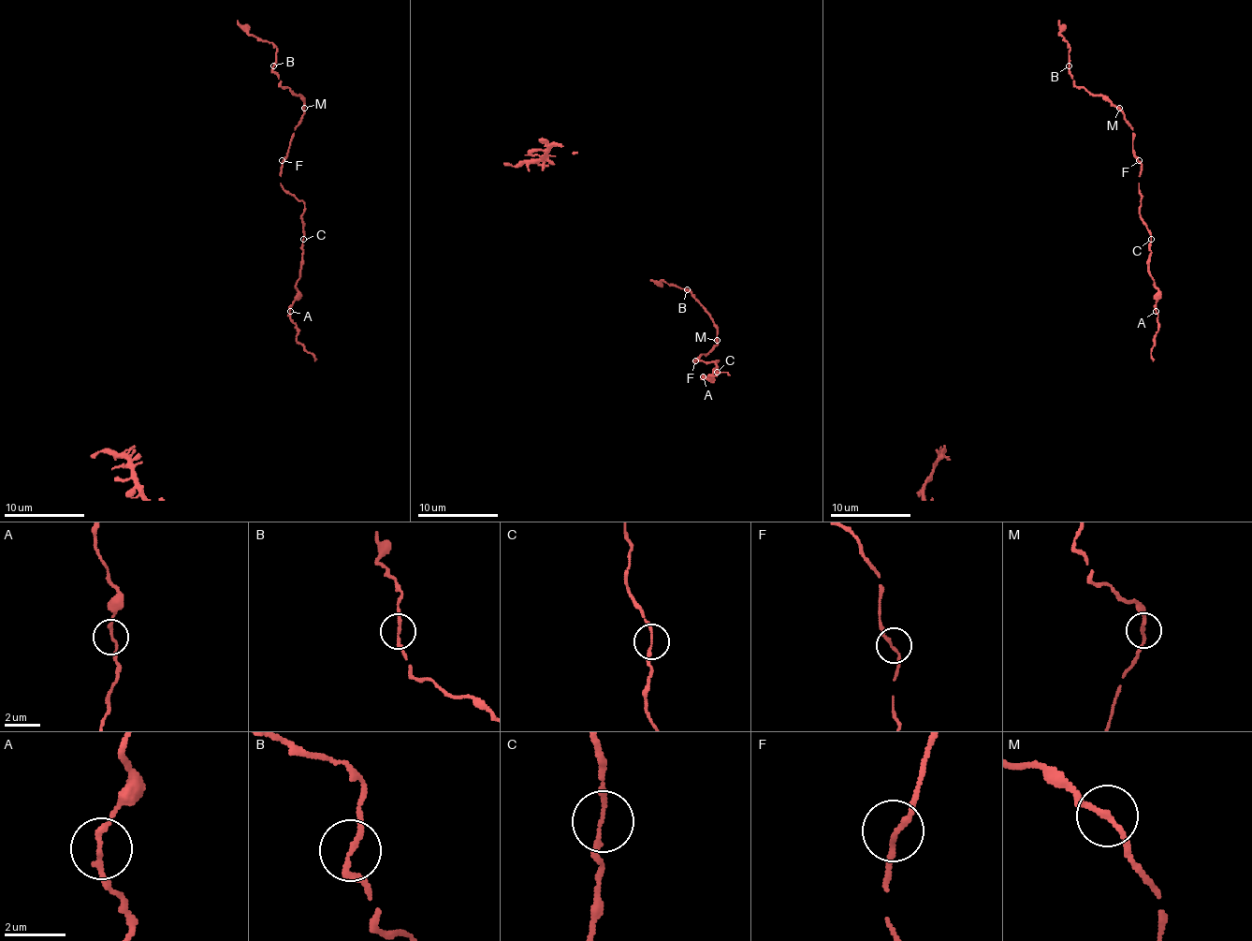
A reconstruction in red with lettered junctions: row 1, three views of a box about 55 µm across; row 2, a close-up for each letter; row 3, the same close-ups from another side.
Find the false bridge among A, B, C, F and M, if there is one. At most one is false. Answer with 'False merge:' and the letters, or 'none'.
False merge: none

